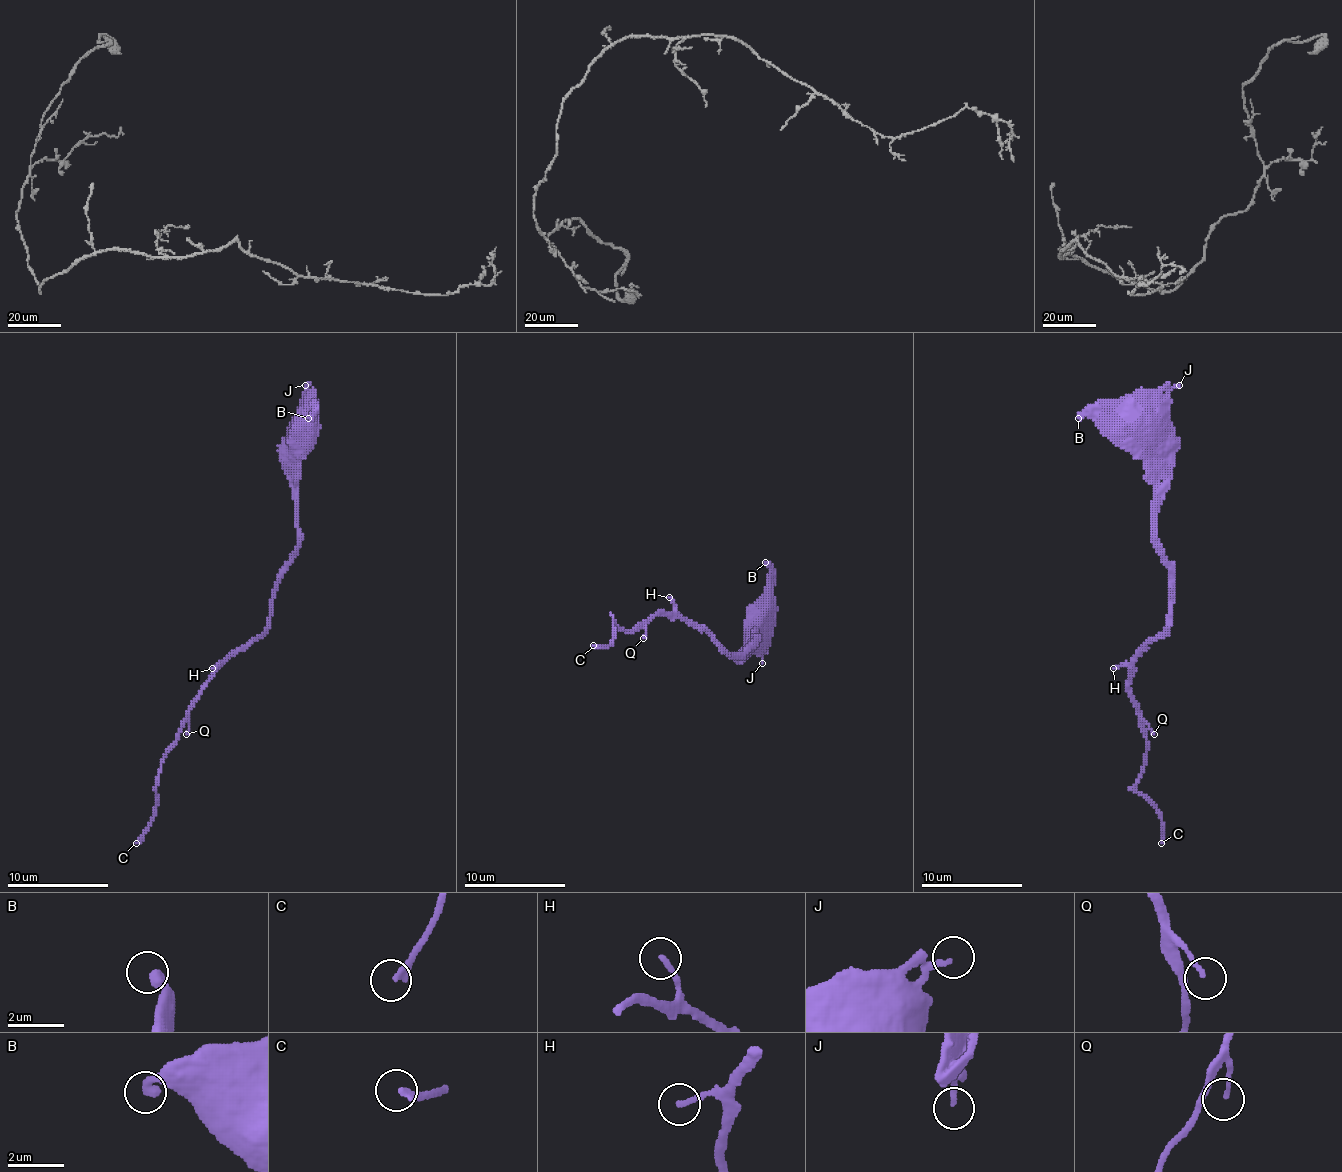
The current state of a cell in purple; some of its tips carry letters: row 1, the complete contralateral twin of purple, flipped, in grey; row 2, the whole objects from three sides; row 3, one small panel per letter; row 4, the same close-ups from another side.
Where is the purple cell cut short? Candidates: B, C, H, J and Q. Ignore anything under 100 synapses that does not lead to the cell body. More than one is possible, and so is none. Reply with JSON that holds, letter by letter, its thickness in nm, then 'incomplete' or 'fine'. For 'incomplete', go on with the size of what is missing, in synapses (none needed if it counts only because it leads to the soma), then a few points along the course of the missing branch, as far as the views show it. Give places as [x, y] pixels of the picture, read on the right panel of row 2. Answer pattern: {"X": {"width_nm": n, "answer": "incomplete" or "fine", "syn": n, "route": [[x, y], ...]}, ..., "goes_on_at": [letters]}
{"B": {"width_nm": 360, "answer": "fine"}, "C": {"width_nm": 240, "answer": "incomplete", "syn": 160}, "H": {"width_nm": 180, "answer": "fine"}, "J": {"width_nm": 140, "answer": "fine"}, "Q": {"width_nm": 140, "answer": "fine"}, "goes_on_at": ["C"]}

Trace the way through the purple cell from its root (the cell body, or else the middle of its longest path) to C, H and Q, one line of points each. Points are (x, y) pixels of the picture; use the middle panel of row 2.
C: (765, 628), (742, 653), (727, 653), (704, 630), (658, 613), (636, 630), (613, 620), (613, 640), (593, 645)
H: (765, 628), (755, 633), (755, 640), (742, 653), (727, 653), (704, 630), (694, 628), (669, 597)
Q: (765, 628), (742, 653), (727, 653), (704, 630), (658, 613), (646, 623), (643, 638)

